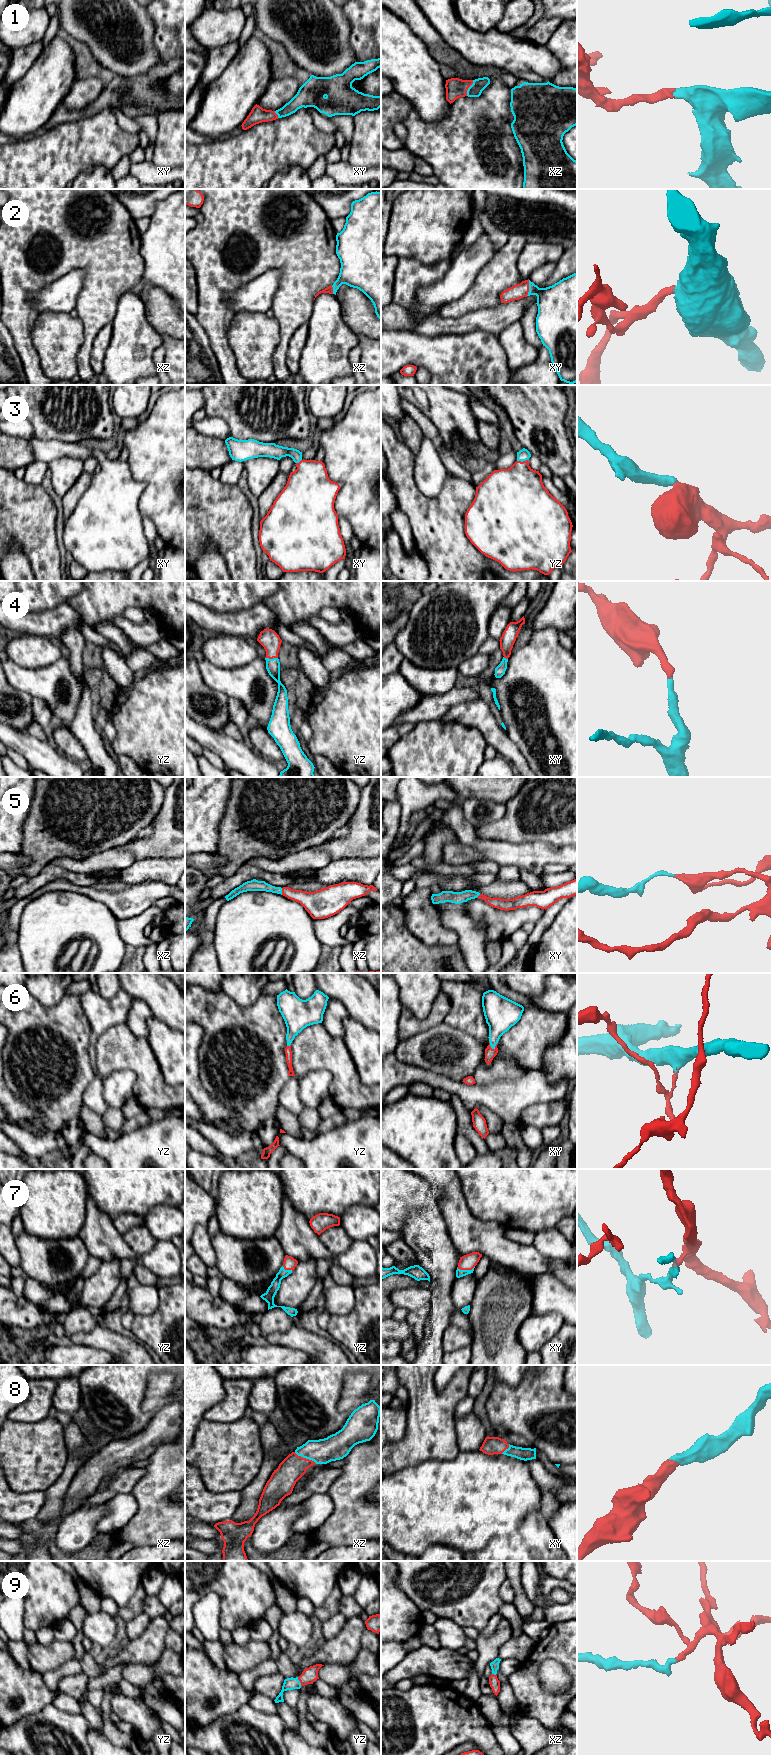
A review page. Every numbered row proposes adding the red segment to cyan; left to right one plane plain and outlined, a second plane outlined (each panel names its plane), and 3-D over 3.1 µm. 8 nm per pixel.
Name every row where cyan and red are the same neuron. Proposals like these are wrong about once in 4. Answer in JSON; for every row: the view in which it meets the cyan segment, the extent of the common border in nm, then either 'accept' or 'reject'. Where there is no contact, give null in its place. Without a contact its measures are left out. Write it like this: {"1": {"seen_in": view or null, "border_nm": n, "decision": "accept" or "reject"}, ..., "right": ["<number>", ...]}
{"1": {"seen_in": "xz", "border_nm": 140, "decision": "accept"}, "2": {"seen_in": "xy", "border_nm": 130, "decision": "accept"}, "3": {"seen_in": "yz", "border_nm": 90, "decision": "accept"}, "4": {"seen_in": "yz", "border_nm": 100, "decision": "accept"}, "5": {"seen_in": "xz", "border_nm": 60, "decision": "accept"}, "6": {"seen_in": "xy", "border_nm": 80, "decision": "accept"}, "7": {"seen_in": "xy", "border_nm": 140, "decision": "accept"}, "8": {"seen_in": "xz", "border_nm": 200, "decision": "accept"}, "9": {"seen_in": "yz", "border_nm": 90, "decision": "accept"}, "right": ["1", "2", "3", "4", "5", "6", "7", "8", "9"]}

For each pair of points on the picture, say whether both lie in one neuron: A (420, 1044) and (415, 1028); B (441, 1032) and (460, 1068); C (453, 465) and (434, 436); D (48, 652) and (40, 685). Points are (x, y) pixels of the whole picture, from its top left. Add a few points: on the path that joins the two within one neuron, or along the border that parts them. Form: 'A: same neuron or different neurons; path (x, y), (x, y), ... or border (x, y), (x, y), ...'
A: different neurons; border (438, 1024), (400, 1041)
B: same neuron; path (442, 1041), (442, 1044), (457, 1059)
C: same neuron; path (448, 458), (439, 443)
D: different neurons; border (61, 656), (49, 665), (28, 670)

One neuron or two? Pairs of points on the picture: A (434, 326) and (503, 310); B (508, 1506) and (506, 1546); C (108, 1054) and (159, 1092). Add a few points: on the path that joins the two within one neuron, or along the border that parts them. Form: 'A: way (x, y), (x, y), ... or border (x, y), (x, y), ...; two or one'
A: way (451, 325), (462, 325), (475, 320), (486, 319); one
B: border (524, 1518), (513, 1532), (498, 1534), (486, 1545); two
C: way (121, 1054), (124, 1054), (149, 1079); one

